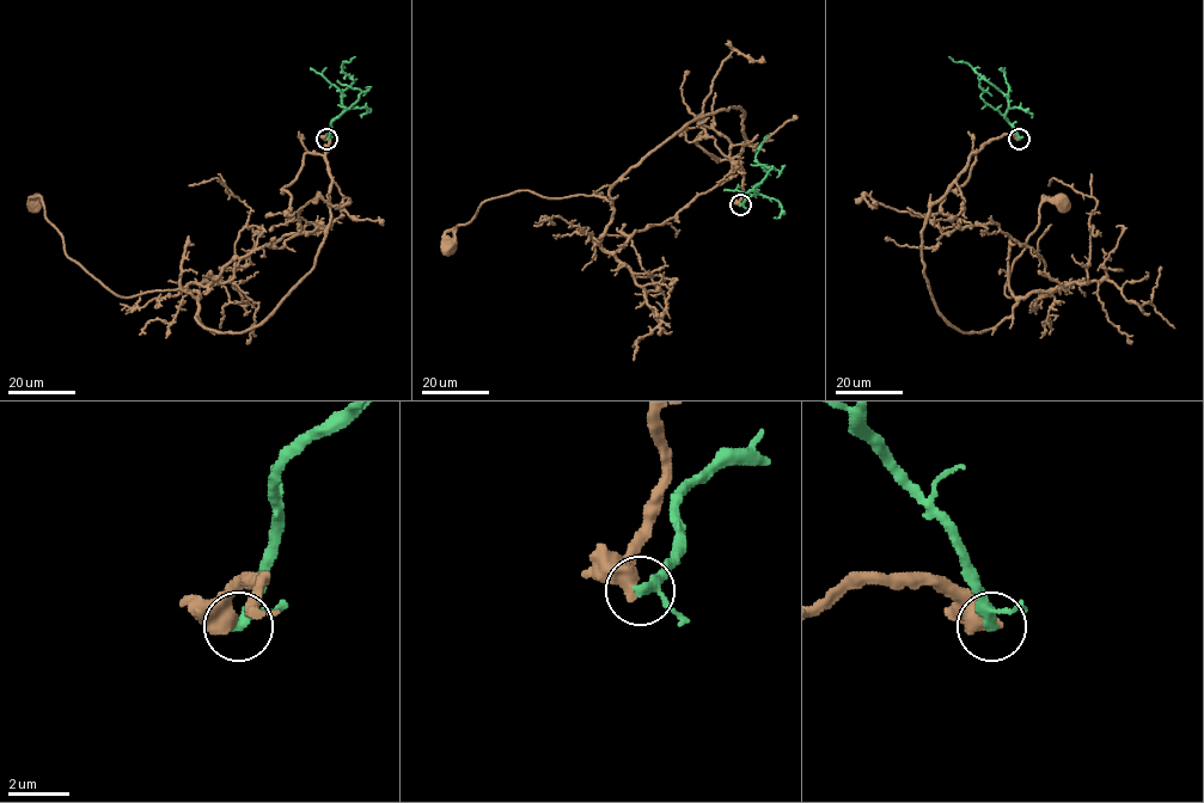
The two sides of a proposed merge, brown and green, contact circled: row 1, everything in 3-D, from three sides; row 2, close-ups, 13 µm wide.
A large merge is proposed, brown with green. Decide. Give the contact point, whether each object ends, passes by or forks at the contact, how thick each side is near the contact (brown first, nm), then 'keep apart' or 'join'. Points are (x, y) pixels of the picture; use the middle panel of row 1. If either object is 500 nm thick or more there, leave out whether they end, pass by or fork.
(740, 204) | 550/280 nm | keep apart

